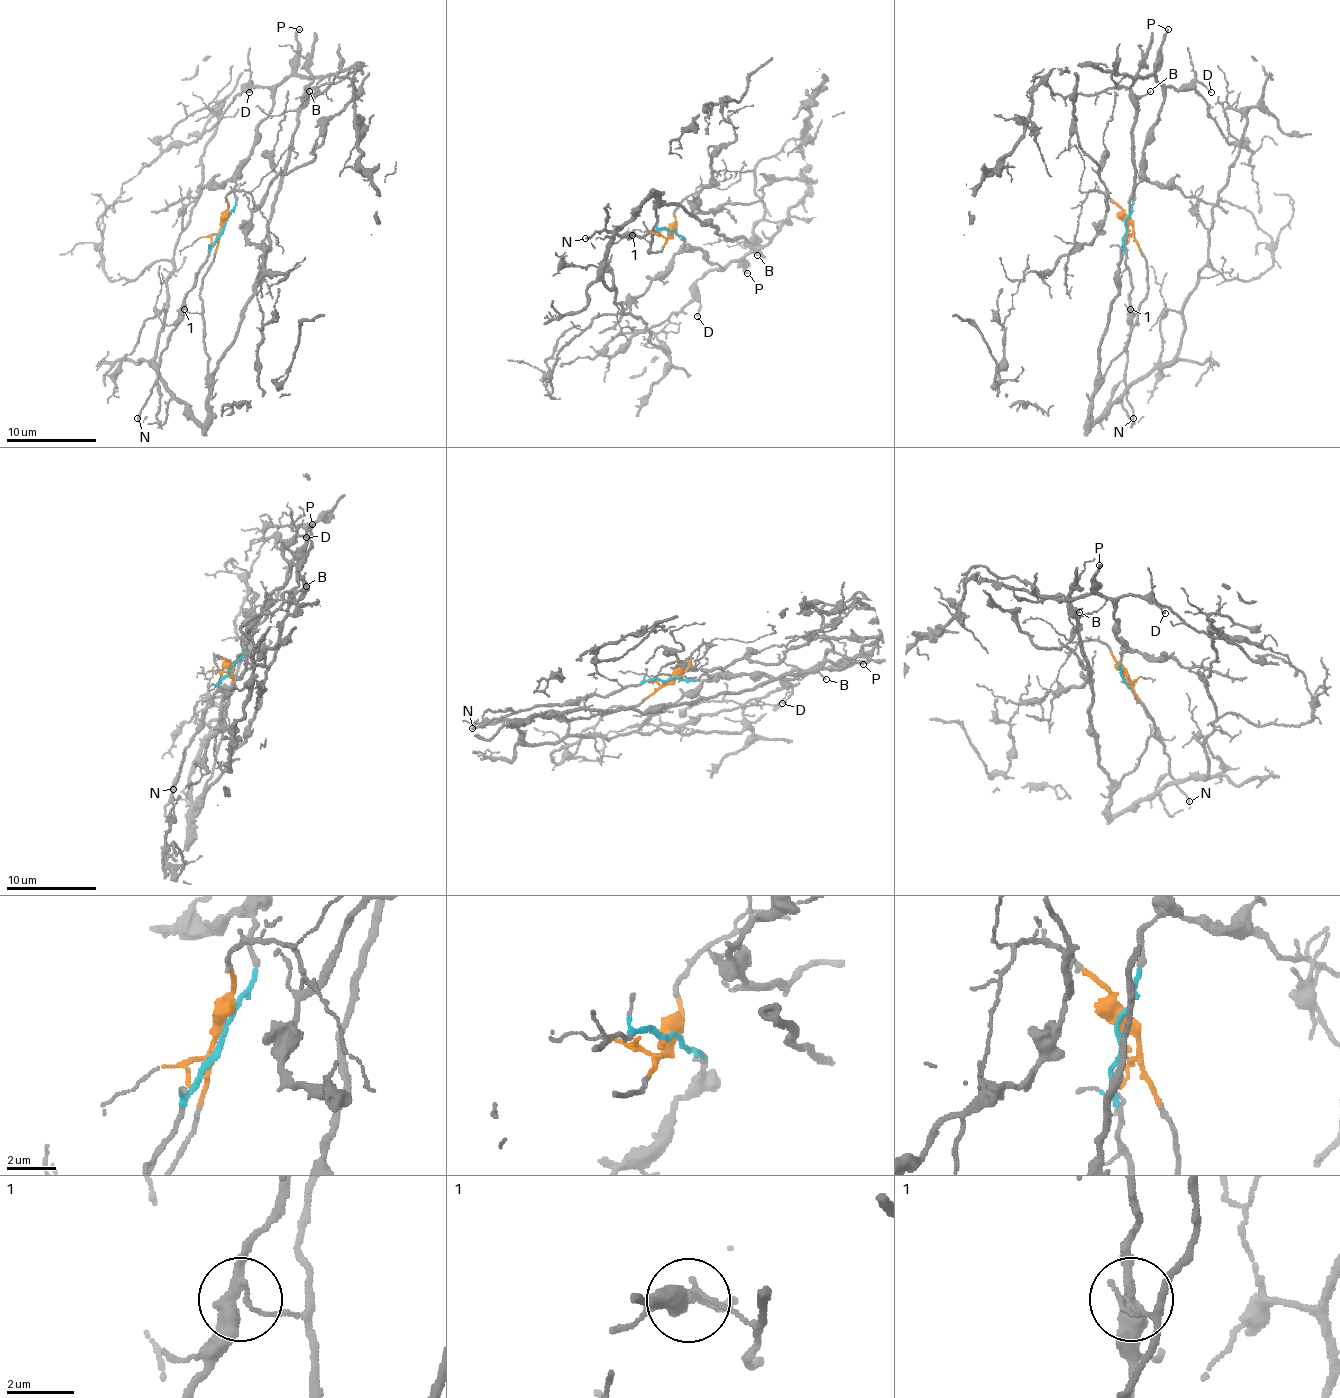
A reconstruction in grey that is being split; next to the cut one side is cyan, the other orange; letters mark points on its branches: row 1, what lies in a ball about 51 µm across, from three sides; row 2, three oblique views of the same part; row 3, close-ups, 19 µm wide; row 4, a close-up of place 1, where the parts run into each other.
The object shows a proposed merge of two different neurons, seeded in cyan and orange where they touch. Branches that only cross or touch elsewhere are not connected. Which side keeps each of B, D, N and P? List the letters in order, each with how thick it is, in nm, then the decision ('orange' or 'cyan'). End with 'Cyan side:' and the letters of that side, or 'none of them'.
B: 110 nm | orange
D: 130 nm | cyan
N: 180 nm | cyan
P: 180 nm | cyan
Cyan side: D, N, P

